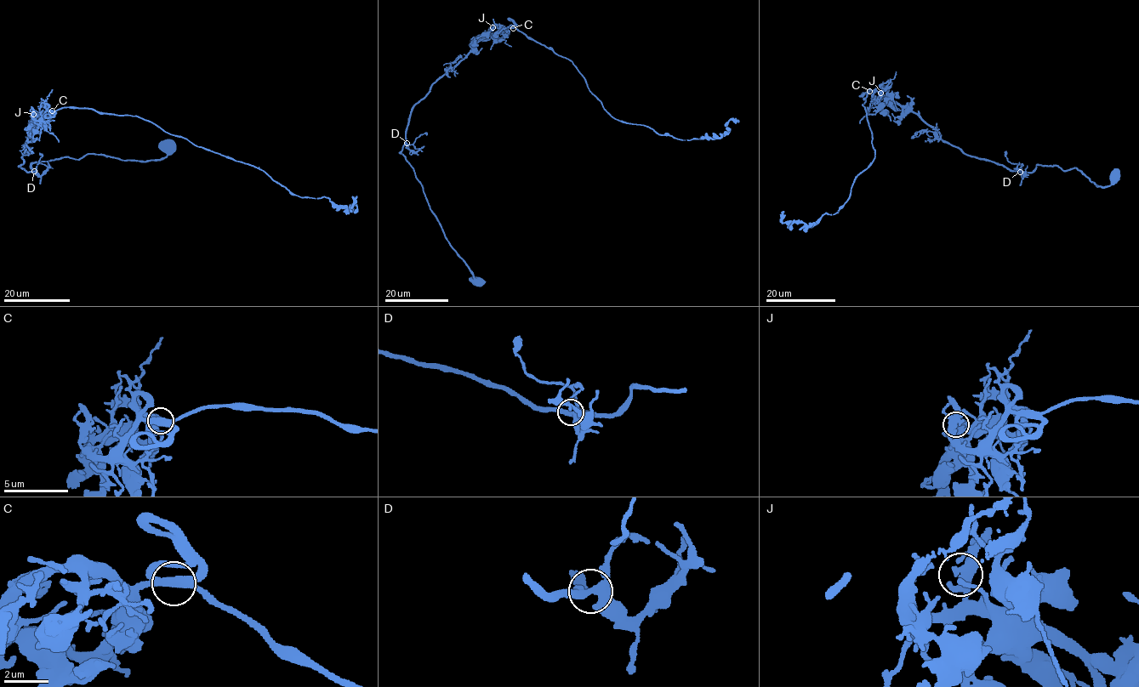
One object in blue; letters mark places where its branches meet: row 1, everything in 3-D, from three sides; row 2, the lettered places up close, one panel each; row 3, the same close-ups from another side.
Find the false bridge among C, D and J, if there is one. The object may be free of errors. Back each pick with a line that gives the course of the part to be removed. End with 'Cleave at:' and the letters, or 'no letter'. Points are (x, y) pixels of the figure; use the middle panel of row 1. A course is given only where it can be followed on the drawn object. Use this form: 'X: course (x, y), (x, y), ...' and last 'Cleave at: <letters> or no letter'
Cleave at: no letter

